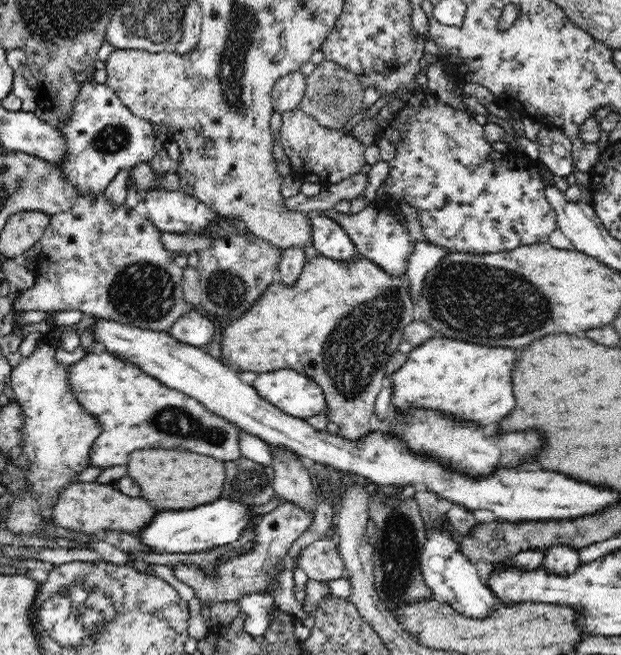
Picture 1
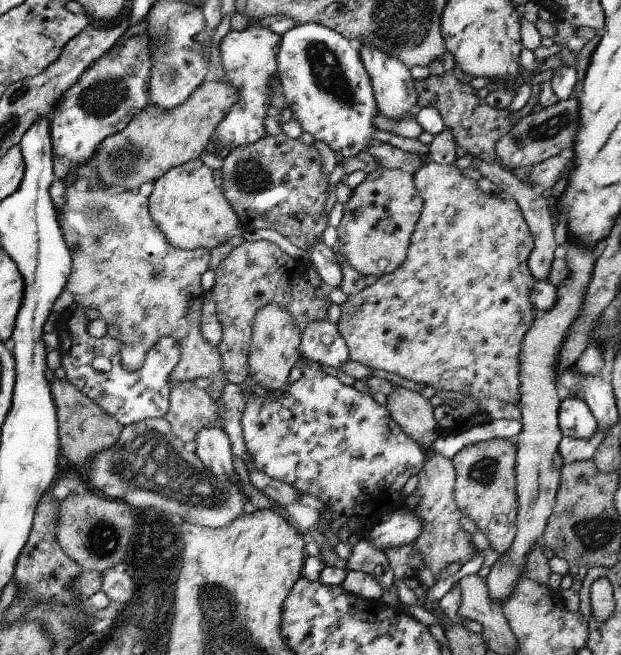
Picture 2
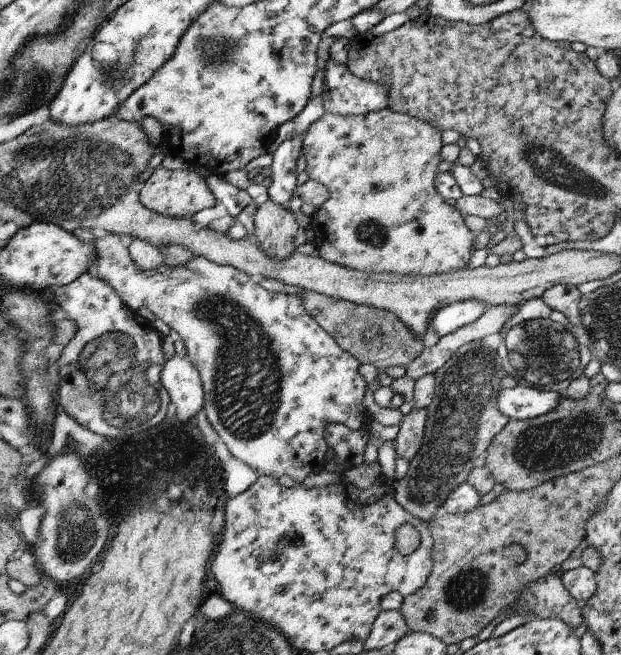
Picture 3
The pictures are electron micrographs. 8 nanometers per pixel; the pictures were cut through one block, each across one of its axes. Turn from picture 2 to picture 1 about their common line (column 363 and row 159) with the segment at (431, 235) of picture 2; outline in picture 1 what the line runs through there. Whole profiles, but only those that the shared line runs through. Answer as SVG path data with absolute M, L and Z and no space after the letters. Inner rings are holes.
M300 108L281 113L281 118L279 142L290 159L292 175L303 183L314 182L325 189L360 173L367 163L364 158L365 146L352 134L322 126Z

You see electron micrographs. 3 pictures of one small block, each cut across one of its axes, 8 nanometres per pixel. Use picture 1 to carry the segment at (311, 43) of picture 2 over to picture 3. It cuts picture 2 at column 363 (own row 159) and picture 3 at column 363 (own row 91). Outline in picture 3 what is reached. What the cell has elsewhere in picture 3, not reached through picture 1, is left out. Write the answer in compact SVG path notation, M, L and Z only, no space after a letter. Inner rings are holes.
M332 58L327 60L323 82L324 90L321 96L324 112L332 112L340 116L358 116L388 108L388 86L358 78L350 72L347 64L334 64Z

